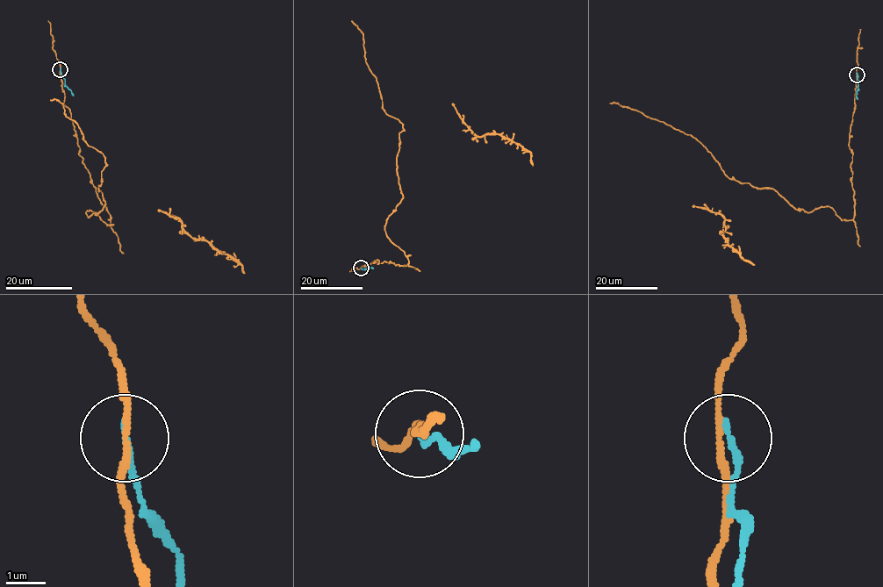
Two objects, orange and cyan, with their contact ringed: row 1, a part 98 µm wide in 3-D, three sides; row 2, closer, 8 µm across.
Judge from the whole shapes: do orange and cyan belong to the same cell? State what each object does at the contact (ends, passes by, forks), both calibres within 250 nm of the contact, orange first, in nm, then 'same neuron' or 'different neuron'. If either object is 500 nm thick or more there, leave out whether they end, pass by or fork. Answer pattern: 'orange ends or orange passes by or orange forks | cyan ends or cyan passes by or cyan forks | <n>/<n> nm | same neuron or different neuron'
orange passes by | cyan ends | 140/180 nm | different neuron

